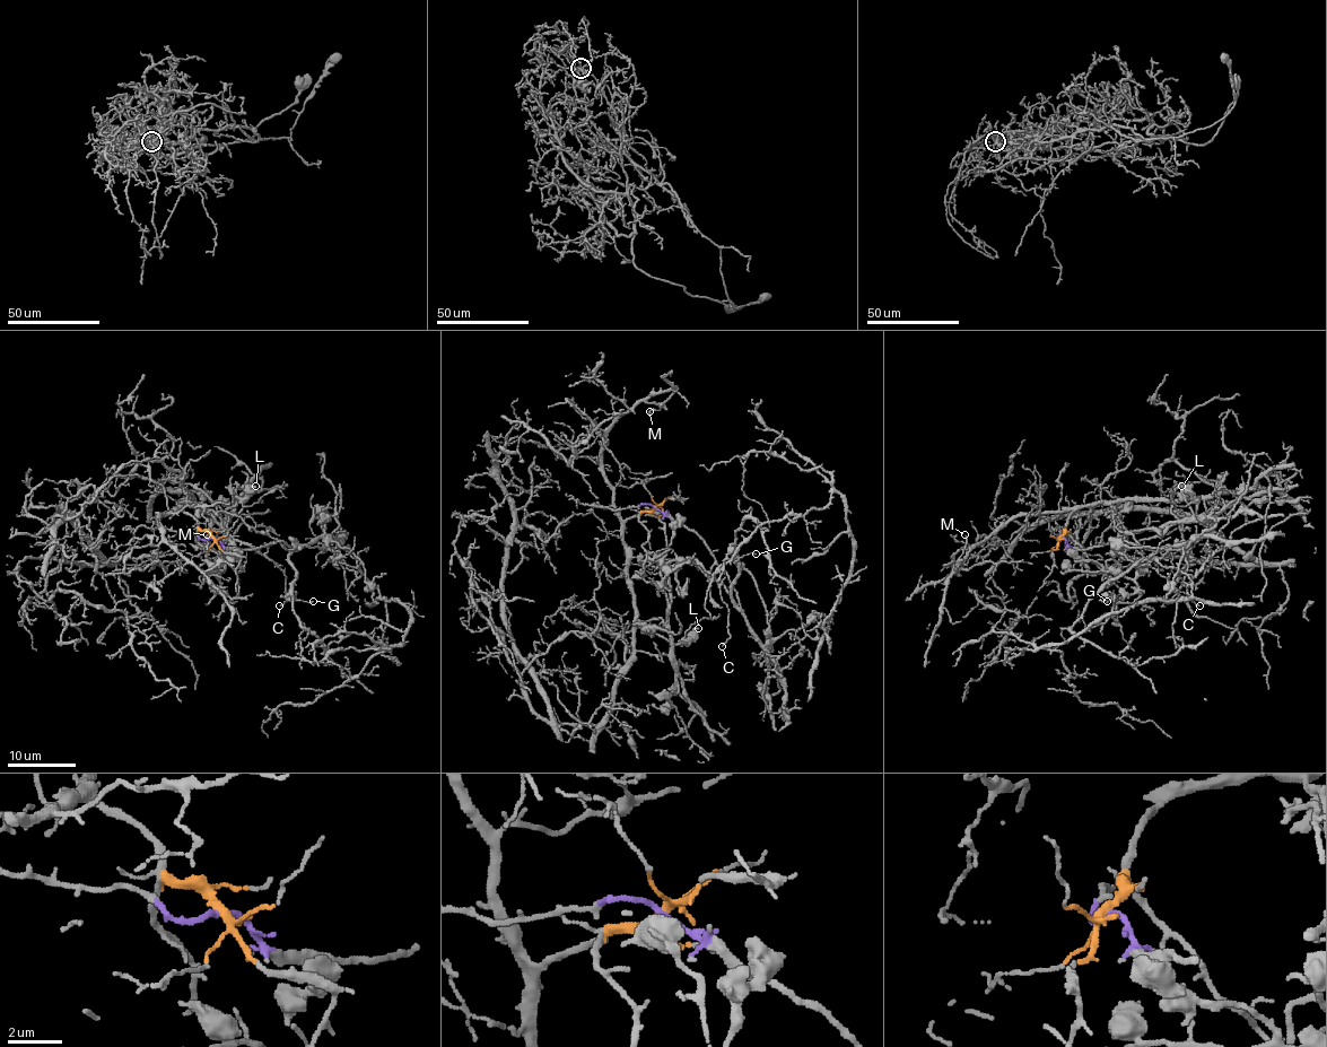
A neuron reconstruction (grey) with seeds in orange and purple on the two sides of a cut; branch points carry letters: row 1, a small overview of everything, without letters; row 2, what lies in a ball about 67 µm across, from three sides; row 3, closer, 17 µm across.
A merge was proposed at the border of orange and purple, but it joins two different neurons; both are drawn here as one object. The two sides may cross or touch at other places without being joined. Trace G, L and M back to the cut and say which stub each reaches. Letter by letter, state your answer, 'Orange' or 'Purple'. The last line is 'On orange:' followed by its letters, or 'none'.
G: Purple
L: Purple
M: Orange
On orange: M

